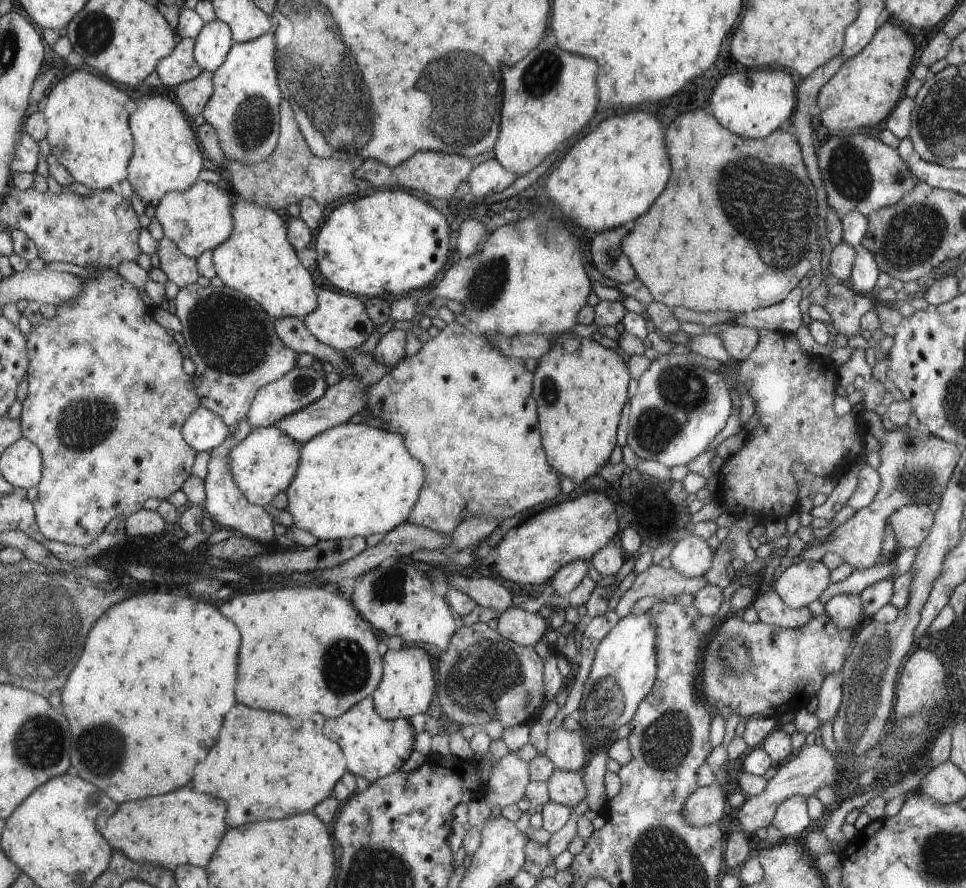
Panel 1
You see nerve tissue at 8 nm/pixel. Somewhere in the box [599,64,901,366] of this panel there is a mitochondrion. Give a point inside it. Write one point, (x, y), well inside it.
(774, 213)

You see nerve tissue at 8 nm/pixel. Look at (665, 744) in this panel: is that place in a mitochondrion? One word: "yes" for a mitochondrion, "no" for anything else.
yes

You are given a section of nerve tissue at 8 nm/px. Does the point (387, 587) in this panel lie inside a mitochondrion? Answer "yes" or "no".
yes

